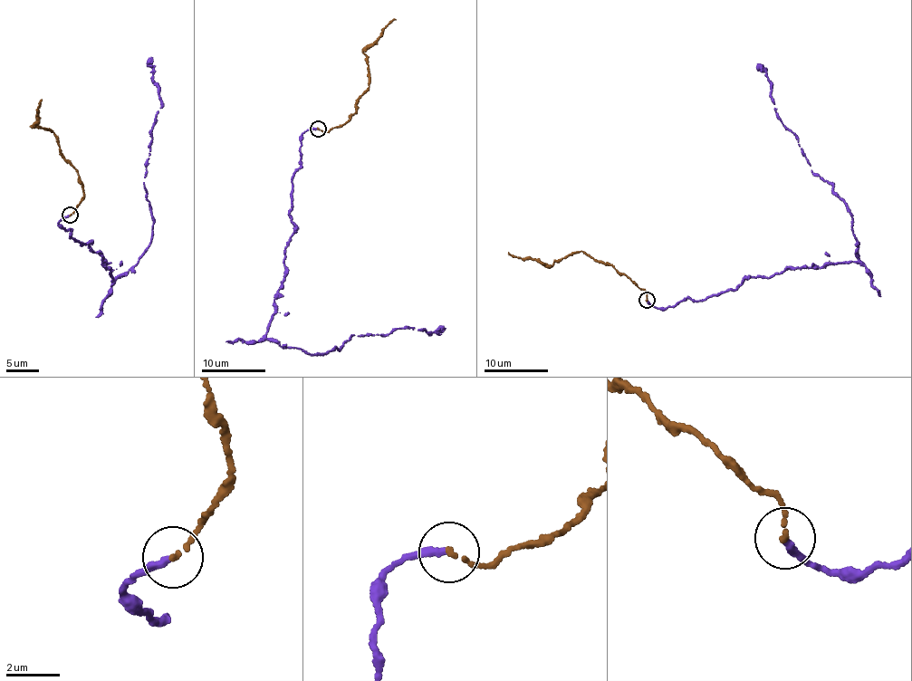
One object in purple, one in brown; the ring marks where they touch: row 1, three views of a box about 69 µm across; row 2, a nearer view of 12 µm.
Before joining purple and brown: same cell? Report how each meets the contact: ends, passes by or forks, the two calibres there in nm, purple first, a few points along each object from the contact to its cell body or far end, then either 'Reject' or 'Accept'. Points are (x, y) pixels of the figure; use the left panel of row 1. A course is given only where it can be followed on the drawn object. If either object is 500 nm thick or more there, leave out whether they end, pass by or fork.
At the ring purple ends. At the ring brown ends. Thickness 300 nm (purple) against 200 nm. Course of purple: (70, 215), (58, 225), (91, 244), (114, 279), (150, 241), (144, 177), (160, 107), (150, 57). Course of brown: (70, 215), (76, 209), (83, 192), (76, 168), (61, 152), (54, 133), (33, 126), (42, 99). Accept

